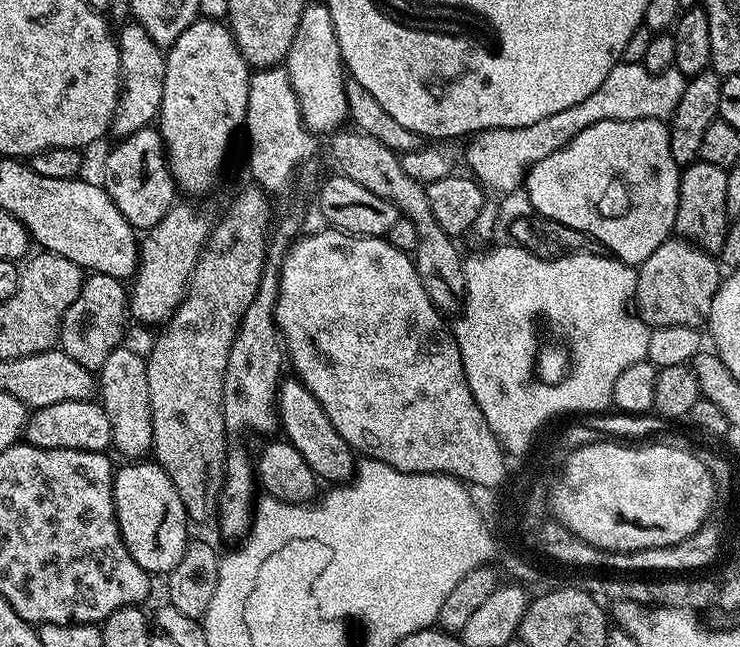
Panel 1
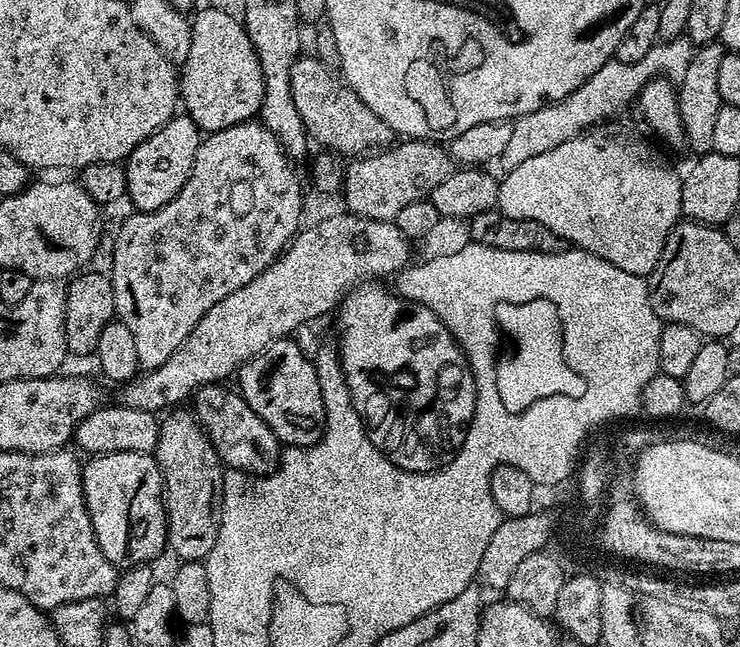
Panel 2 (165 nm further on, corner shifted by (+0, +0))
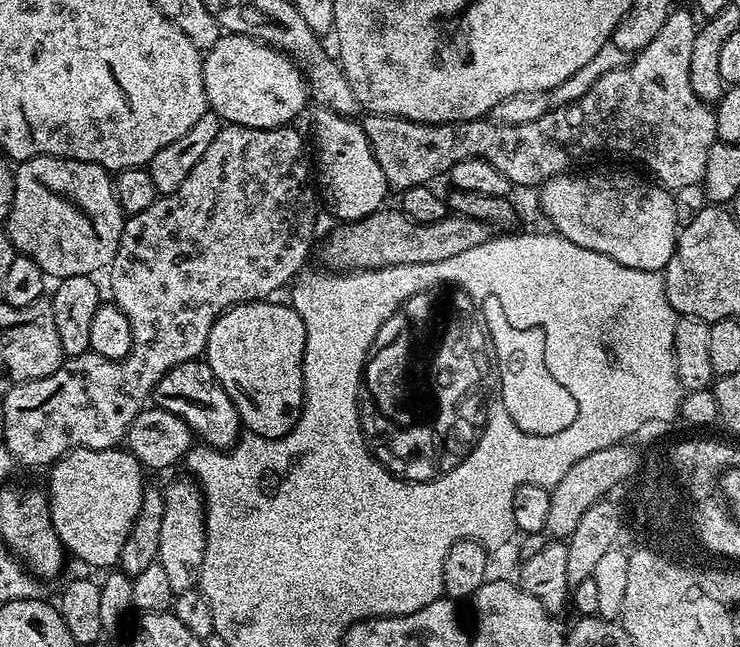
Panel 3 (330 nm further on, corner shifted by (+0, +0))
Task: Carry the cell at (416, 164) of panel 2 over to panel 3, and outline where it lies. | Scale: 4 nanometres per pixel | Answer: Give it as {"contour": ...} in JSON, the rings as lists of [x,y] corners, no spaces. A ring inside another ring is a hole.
{"contour":[[[680,6],[673,7],[670,15],[666,18],[666,22],[662,26],[662,30],[658,30],[658,35],[654,37],[654,42],[650,42],[650,46],[646,46],[641,52],[635,53],[629,59],[626,66],[622,66],[618,70],[610,70],[610,74],[602,74],[602,78],[598,78],[598,82],[594,82],[594,86],[590,86],[590,90],[586,90],[586,94],[582,94],[582,98],[578,98],[578,102],[570,102],[553,107],[546,114],[542,114],[542,118],[537,118],[535,122],[522,122],[521,124],[497,124],[491,118],[481,118],[478,120],[463,119],[459,124],[423,124],[421,120],[407,120],[401,116],[377,116],[368,114],[363,117],[362,125],[366,138],[369,139],[369,146],[372,148],[374,158],[377,159],[378,165],[382,168],[382,174],[385,175],[385,182],[389,189],[403,190],[405,188],[413,188],[419,184],[431,185],[435,176],[443,177],[450,170],[450,166],[455,166],[457,162],[462,162],[466,158],[482,158],[486,162],[490,162],[490,166],[495,166],[501,174],[506,174],[506,178],[514,186],[520,184],[524,188],[535,189],[537,186],[549,180],[552,176],[562,176],[569,171],[568,168],[575,160],[580,160],[583,156],[592,156],[595,152],[605,152],[608,156],[625,156],[628,160],[633,160],[636,164],[641,164],[645,168],[643,171],[655,183],[664,185],[669,190],[677,190],[676,188],[692,188],[703,185],[704,175],[706,174],[706,158],[710,155],[710,146],[717,144],[716,138],[716,113],[713,105],[708,104],[702,98],[698,98],[698,94],[694,90],[694,86],[690,86],[690,54],[694,51],[694,38],[698,27],[698,20],[691,11]]]}

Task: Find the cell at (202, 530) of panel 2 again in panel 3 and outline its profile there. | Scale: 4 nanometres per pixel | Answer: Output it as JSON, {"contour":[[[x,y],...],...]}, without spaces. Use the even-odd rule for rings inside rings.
{"contour":[[[195,479],[172,480],[163,485],[166,510],[162,513],[162,534],[156,559],[170,582],[172,593],[185,592],[200,583],[200,571],[206,554],[206,522],[204,494]]]}

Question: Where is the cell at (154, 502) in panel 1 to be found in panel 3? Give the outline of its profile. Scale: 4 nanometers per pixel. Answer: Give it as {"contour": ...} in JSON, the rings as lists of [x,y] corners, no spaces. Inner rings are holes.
{"contour":[[[117,446],[102,450],[76,448],[51,465],[49,472],[48,509],[65,549],[92,570],[111,569],[120,559],[122,546],[126,546],[134,518],[138,518],[146,487],[145,469],[131,452]]]}

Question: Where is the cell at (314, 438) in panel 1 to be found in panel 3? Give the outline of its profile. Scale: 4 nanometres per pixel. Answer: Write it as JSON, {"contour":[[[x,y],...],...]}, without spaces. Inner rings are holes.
{"contour":[[[271,299],[250,300],[246,304],[235,304],[216,317],[210,326],[210,338],[206,349],[206,363],[214,370],[217,384],[230,394],[230,402],[240,415],[241,425],[251,435],[262,438],[282,438],[292,432],[304,410],[304,347],[306,326],[291,303],[272,304]]]}

